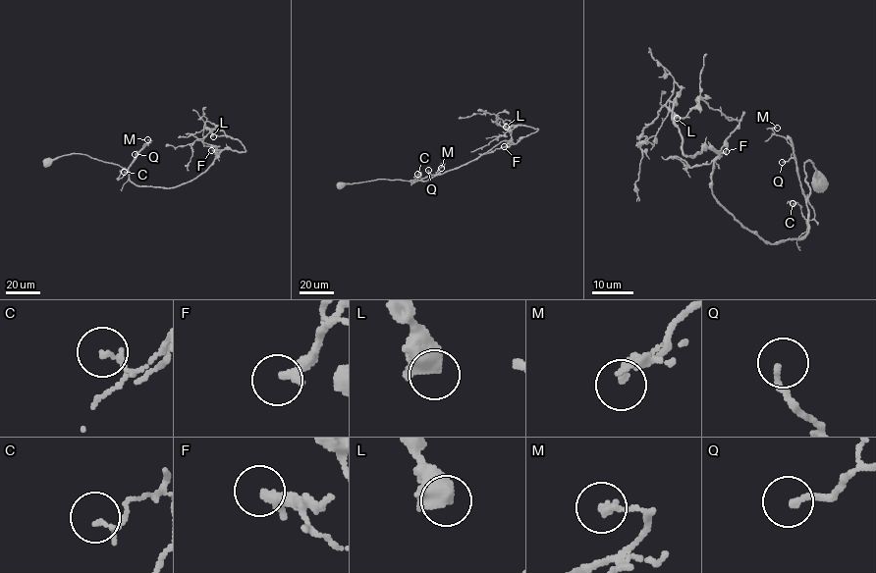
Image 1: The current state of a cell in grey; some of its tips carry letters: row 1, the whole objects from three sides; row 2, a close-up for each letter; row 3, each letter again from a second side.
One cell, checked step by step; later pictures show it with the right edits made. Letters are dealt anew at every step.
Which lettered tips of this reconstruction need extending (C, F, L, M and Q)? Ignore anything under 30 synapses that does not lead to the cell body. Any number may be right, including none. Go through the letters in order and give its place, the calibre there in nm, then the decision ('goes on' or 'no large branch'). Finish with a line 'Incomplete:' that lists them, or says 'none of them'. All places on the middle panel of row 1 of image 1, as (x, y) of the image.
C: place (417, 174); calibre 150 nm; no large branch
F: place (504, 146); calibre 340 nm; no large branch
L: place (506, 127); calibre 700 nm; no large branch
M: place (441, 168); calibre 200 nm; no large branch
Q: place (428, 170); calibre 170 nm; no large branch
Incomplete: none of them

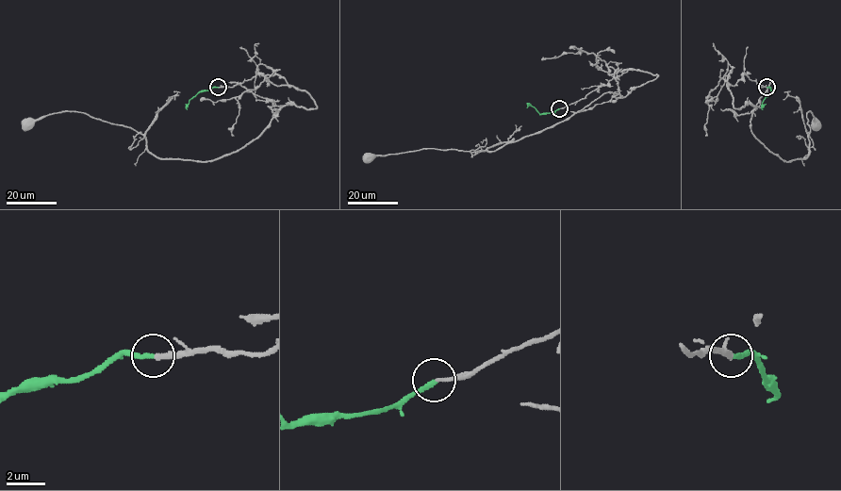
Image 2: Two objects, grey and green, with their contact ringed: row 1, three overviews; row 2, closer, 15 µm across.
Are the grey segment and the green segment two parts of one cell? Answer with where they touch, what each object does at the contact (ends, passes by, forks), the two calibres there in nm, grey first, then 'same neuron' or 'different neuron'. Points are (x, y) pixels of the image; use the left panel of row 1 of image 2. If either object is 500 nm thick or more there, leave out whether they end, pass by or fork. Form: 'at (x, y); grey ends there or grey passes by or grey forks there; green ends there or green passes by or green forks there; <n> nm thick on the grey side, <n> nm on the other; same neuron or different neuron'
at (218, 87); grey ends there; green ends there; 200 nm thick on the grey side, 240 nm on the other; same neuron

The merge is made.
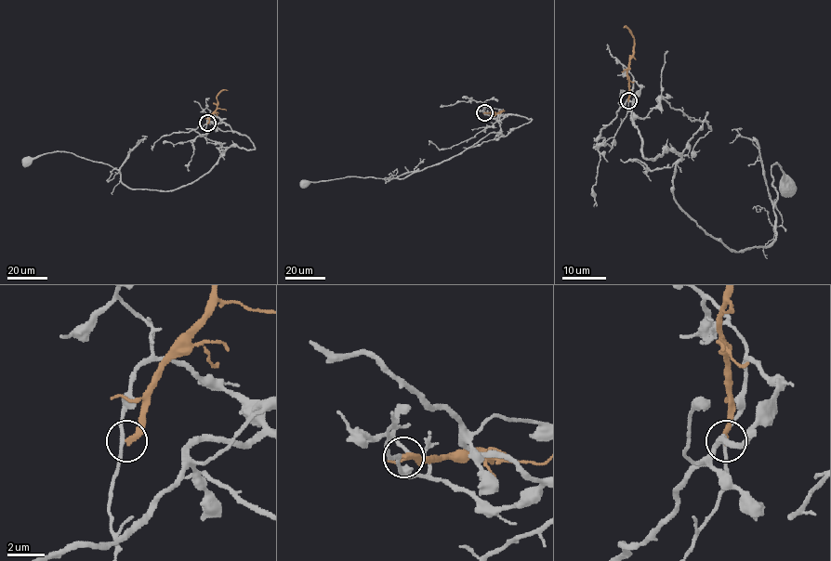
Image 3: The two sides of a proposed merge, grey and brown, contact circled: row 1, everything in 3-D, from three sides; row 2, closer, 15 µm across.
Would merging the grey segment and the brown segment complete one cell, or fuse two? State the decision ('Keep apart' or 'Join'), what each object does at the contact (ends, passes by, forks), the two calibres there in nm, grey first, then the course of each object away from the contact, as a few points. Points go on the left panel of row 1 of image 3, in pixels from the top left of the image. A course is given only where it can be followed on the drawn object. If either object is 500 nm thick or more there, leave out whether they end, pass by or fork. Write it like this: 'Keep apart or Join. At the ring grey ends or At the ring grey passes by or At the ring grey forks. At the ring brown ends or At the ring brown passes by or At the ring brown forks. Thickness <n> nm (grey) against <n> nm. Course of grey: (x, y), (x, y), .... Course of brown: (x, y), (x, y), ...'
Keep apart. At the ring grey passes by. At the ring brown ends. Thickness 170 nm (grey) against 320 nm. Course of grey: (207, 123), (218, 117), (255, 148), (230, 146), (169, 190), (134, 189), (117, 169), (67, 151), (26, 161). Course of brown: (207, 123), (216, 110), (217, 96), (227, 90)

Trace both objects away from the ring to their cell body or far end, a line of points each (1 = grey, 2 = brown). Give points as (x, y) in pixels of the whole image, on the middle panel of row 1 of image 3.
1: (484, 112), (532, 119), (505, 136), (489, 133), (402, 178), (304, 184)
2: (484, 112), (495, 114), (504, 110)

